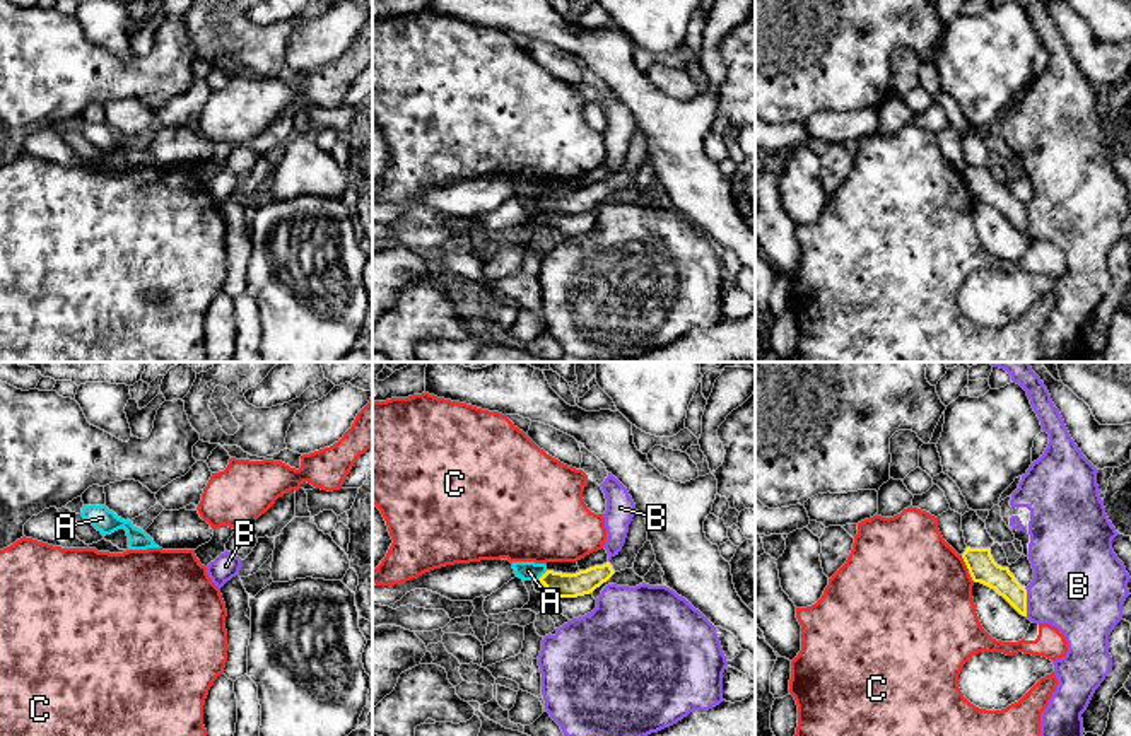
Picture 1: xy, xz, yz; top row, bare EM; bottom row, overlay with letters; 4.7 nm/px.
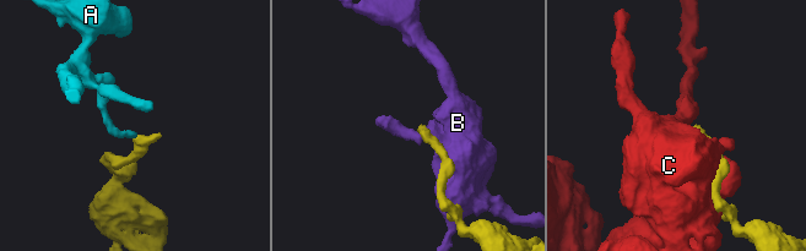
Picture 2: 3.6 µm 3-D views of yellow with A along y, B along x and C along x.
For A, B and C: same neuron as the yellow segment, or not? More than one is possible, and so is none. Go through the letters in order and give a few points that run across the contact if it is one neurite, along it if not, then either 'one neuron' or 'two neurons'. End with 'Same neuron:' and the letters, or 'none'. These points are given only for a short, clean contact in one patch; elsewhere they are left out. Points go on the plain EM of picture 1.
A: line xz (547, 188), (537, 197); two neurons
B: two neurons
C: two neurons
Same neuron: none

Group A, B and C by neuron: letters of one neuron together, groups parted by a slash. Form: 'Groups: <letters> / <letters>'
Groups: A / B / C

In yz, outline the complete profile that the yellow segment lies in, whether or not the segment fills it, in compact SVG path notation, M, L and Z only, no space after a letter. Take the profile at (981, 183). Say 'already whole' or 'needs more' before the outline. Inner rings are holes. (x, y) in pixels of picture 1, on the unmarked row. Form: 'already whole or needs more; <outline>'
already whole; M967 164L962 176L974 200L981 200L1003 213L1020 232L1027 234L1027 207L1008 184L994 179L991 166Z

